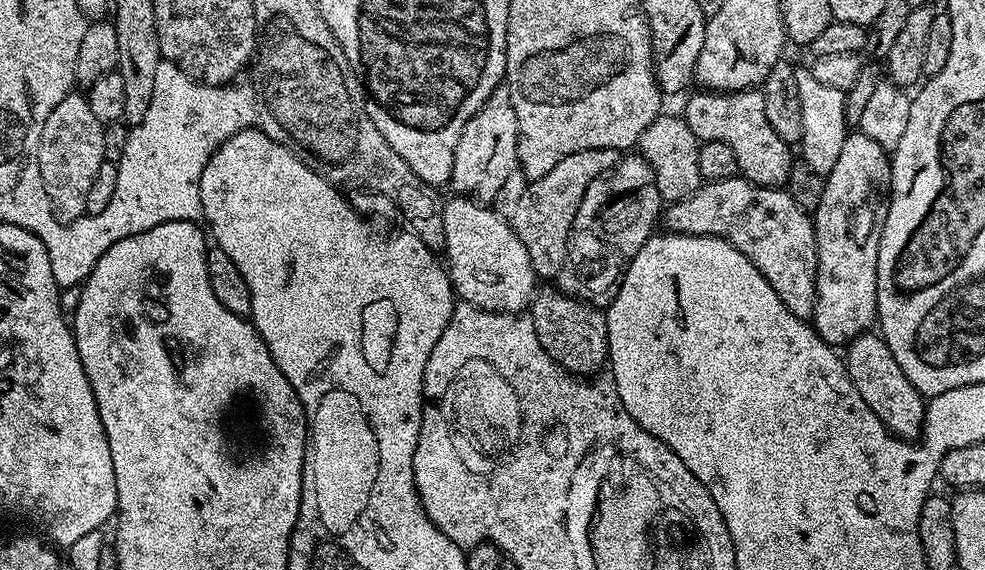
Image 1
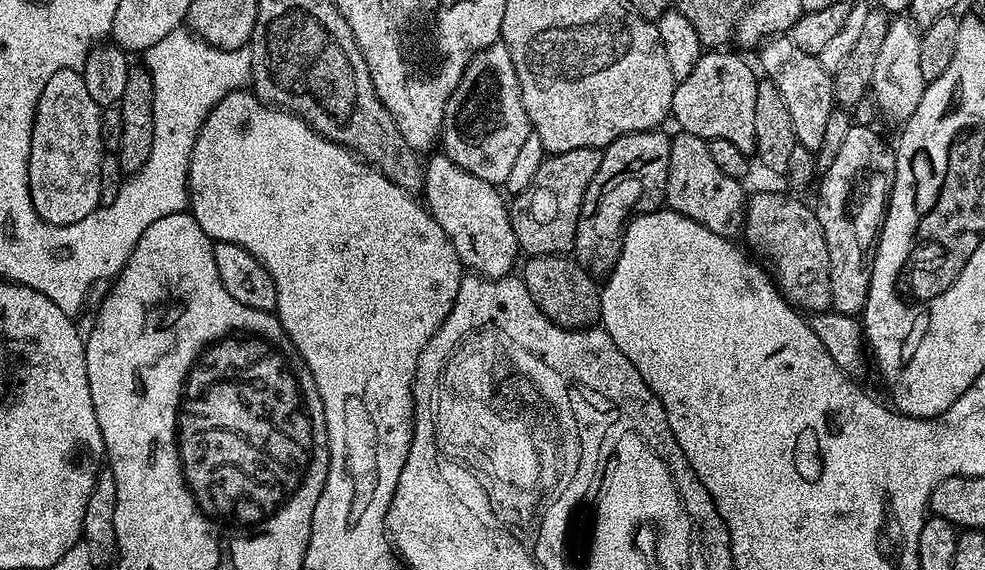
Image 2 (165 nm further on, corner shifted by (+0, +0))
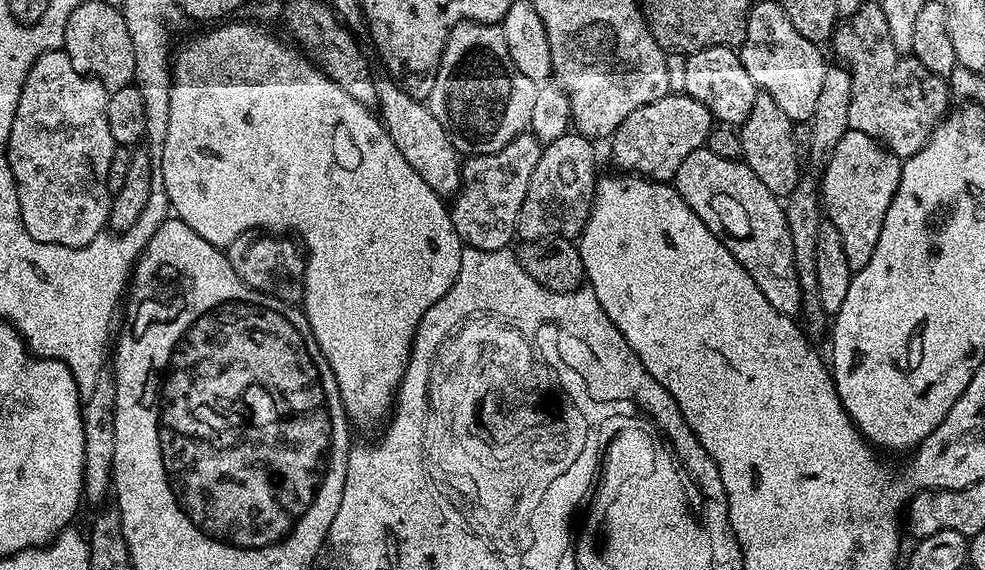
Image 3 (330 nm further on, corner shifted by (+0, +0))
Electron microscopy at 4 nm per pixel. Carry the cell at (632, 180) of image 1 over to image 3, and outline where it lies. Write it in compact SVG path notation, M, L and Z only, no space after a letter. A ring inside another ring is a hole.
M669 94L658 98L658 102L650 102L646 106L638 106L622 126L612 133L612 160L619 171L624 174L647 176L650 180L672 182L676 179L678 166L694 150L705 147L708 135L712 133L714 121L710 110L702 106L687 94Z

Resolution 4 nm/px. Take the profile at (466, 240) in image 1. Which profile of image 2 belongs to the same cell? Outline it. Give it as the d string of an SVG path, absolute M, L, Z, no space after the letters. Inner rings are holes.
M437 154L426 160L422 196L465 269L475 270L489 280L499 280L513 271L516 256L521 255L520 244L514 234L509 205L497 185L474 178L449 156Z

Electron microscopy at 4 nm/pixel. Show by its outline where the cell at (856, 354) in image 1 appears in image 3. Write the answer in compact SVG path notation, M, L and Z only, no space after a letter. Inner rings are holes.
M707 146L694 150L678 166L674 181L676 192L706 222L706 230L742 262L742 270L754 278L766 302L782 314L793 318L802 312L802 294L798 274L794 270L794 242L790 242L790 226L786 222L784 205L750 170L743 159L718 158Z

